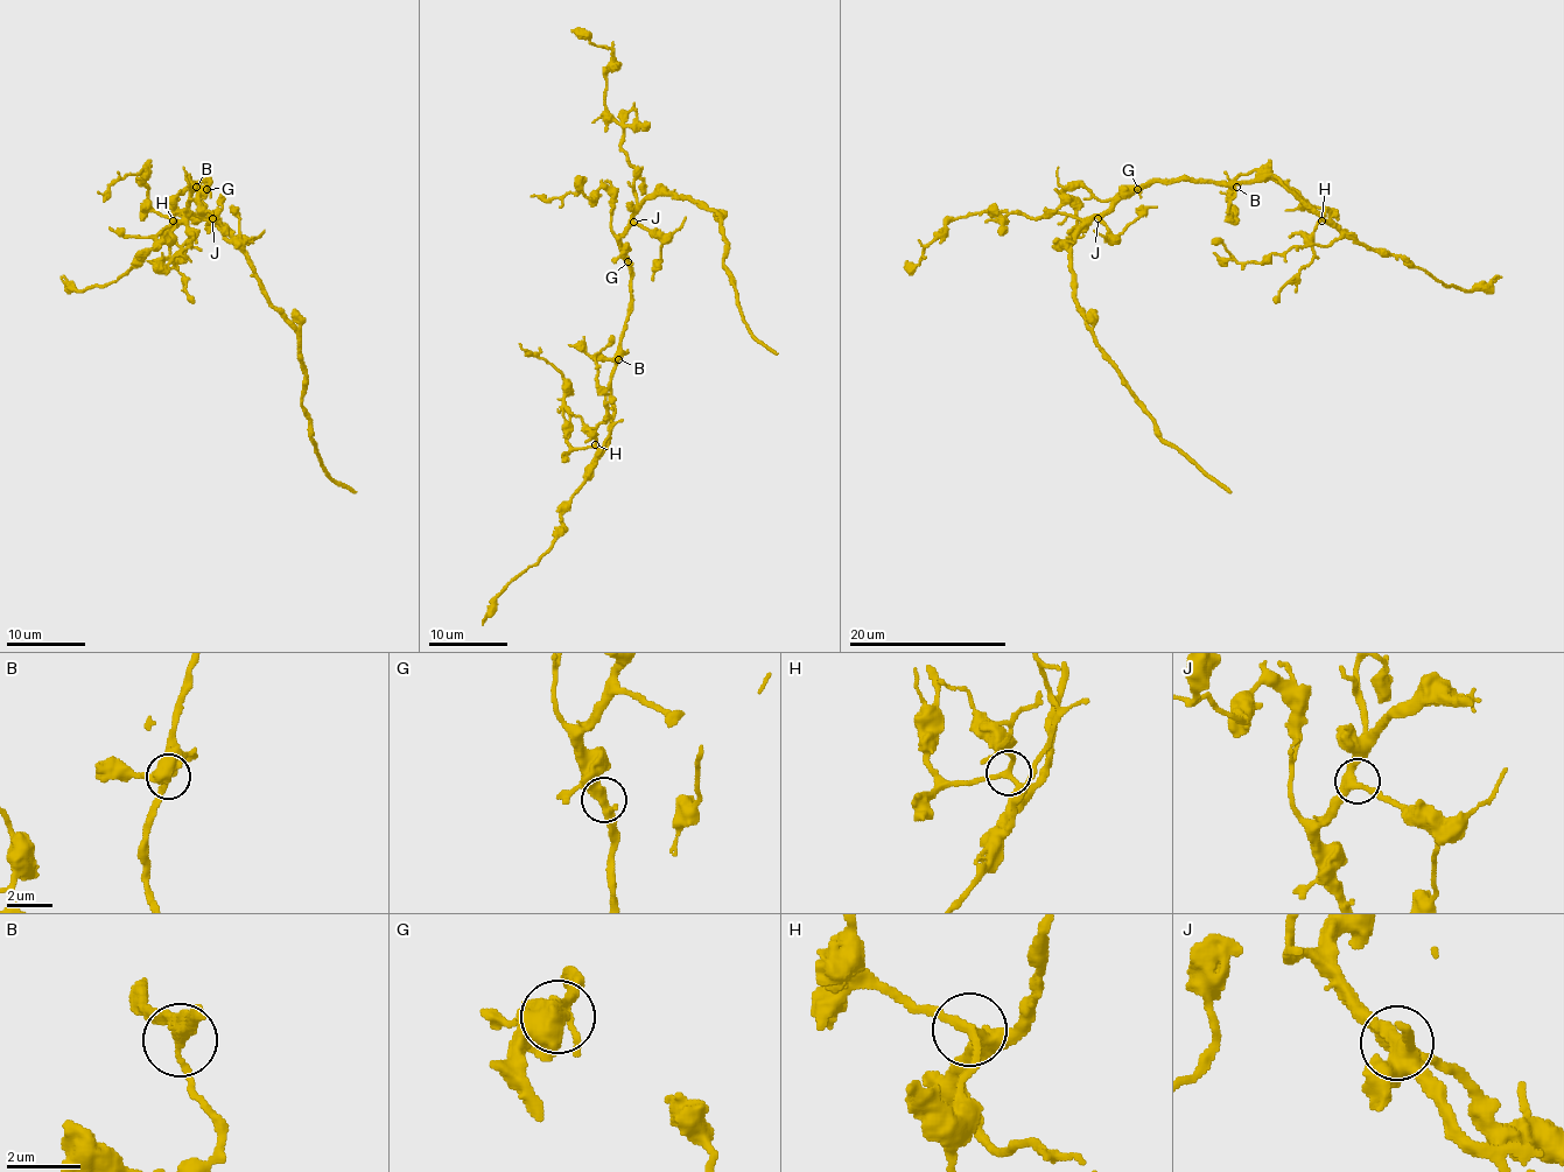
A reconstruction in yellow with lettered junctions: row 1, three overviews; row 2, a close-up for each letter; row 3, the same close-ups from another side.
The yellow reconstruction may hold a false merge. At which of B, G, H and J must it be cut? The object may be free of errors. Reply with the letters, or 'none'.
none

